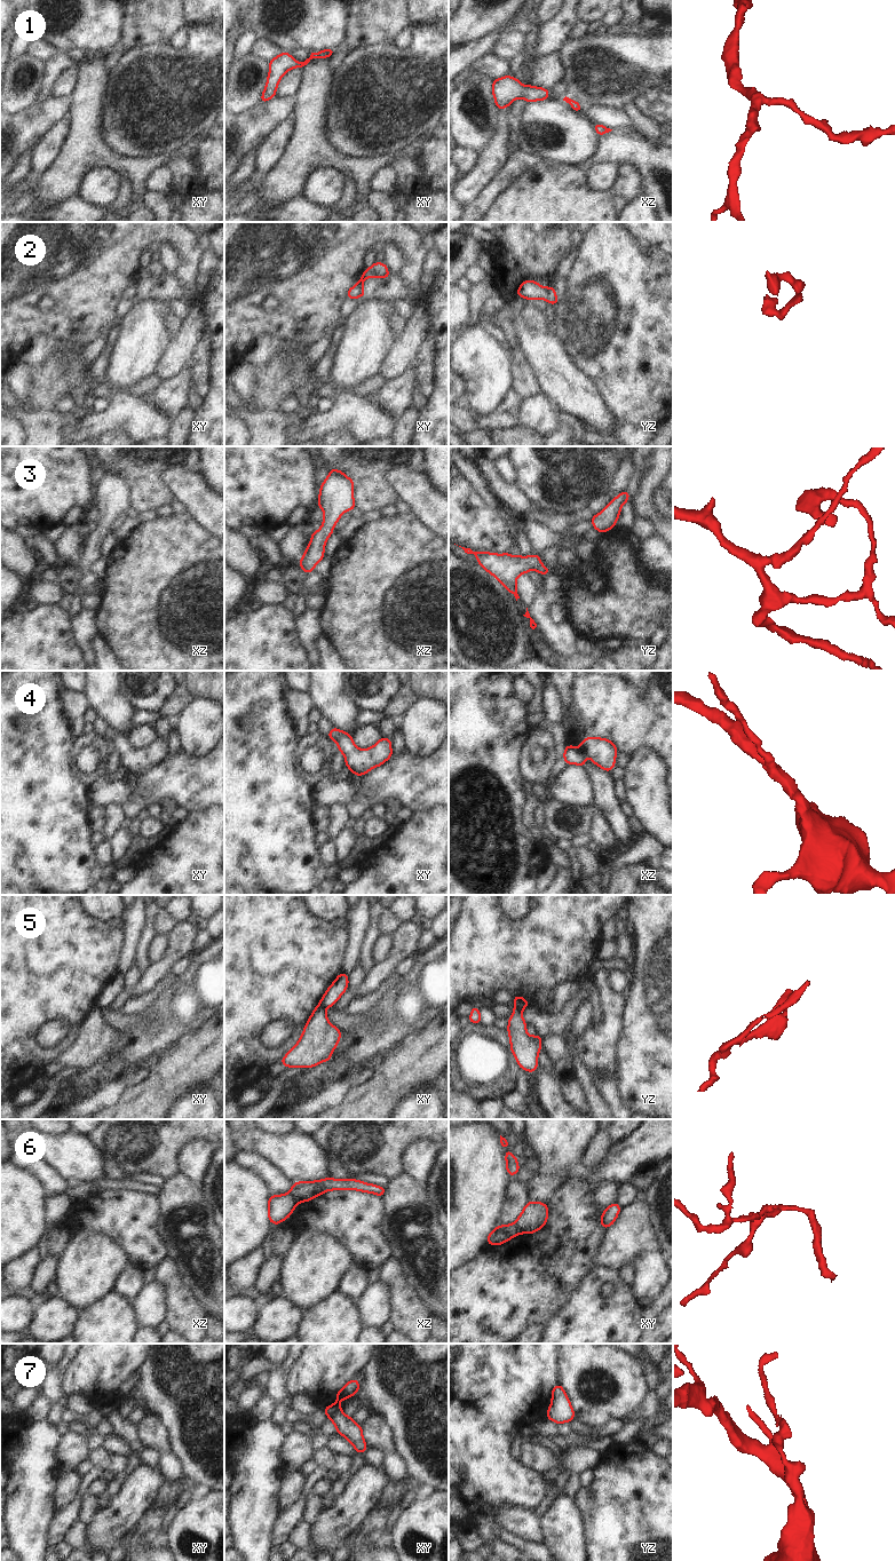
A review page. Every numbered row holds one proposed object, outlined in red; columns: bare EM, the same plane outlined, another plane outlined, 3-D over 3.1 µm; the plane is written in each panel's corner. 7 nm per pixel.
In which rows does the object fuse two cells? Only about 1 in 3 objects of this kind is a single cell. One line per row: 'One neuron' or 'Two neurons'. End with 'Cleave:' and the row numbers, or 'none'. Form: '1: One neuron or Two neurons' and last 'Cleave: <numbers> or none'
1: One neuron
2: One neuron
3: One neuron
4: One neuron
5: Two neurons
6: Two neurons
7: Two neurons
Cleave: 5, 6, 7

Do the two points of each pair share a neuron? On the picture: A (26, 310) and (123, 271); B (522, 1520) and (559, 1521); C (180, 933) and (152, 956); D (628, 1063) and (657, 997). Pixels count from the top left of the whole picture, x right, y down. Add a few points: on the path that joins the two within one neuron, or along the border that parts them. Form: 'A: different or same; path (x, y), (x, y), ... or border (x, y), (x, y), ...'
A: same; path (45, 285), (77, 271), (97, 271)
B: different; border (539, 1519), (544, 1542)
C: different; border (167, 935), (167, 947), (164, 955), (151, 965)
D: same; path (644, 1047), (657, 1035), (657, 1013)

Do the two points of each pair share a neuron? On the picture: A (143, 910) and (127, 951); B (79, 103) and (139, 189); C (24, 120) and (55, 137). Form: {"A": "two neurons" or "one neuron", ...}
{"A": "one neuron", "B": "one neuron", "C": "two neurons"}

